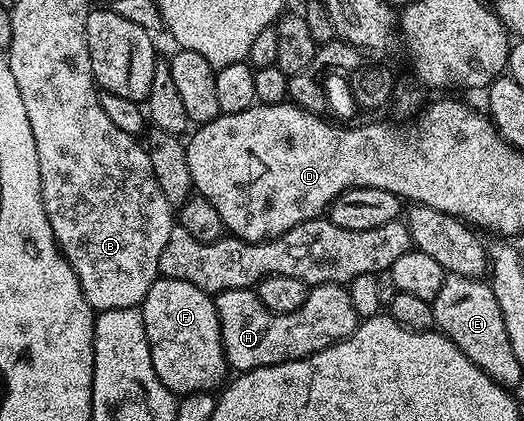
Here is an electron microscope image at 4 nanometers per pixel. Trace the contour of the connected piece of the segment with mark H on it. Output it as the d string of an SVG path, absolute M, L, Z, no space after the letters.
M320 284L307 289L306 299L296 312L273 314L260 304L257 293L249 290L225 290L213 295L216 316L220 320L222 347L231 371L245 372L258 366L284 364L300 360L352 336L359 317L352 308L352 296L345 285Z

